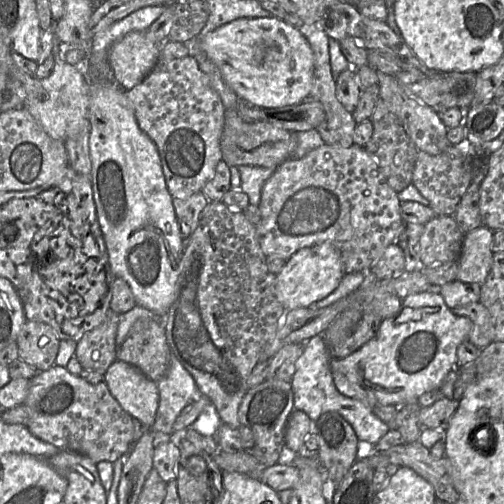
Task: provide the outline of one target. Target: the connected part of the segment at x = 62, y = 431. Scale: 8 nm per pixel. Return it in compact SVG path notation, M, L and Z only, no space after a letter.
M54 364L30 380L29 391L23 402L29 420L27 427L37 438L53 444L60 450L69 450L89 457L96 464L100 461L114 462L129 451L134 444L133 417L125 411L111 394L105 381L91 384L80 375L74 375L66 367Z

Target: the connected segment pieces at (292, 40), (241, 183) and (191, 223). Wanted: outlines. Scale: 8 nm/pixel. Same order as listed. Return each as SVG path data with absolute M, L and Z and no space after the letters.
M275 17L239 18L208 33L200 45L242 103L276 108L310 97L314 53L300 31L285 20Z
M252 165L229 167L231 188L241 188L248 195L249 202L253 205L260 203L263 185L277 168Z
M202 191L185 198L173 198L176 217L184 238L190 237L198 226L201 214L209 203Z

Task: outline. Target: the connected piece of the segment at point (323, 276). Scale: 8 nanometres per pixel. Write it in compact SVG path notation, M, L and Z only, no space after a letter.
M321 243L301 248L289 258L276 275L276 298L286 310L310 307L332 293L344 275L341 254L332 244Z

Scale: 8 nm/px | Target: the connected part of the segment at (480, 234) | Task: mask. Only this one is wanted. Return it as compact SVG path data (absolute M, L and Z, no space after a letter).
M481 225L463 235L456 280L482 286L491 271L493 231Z

